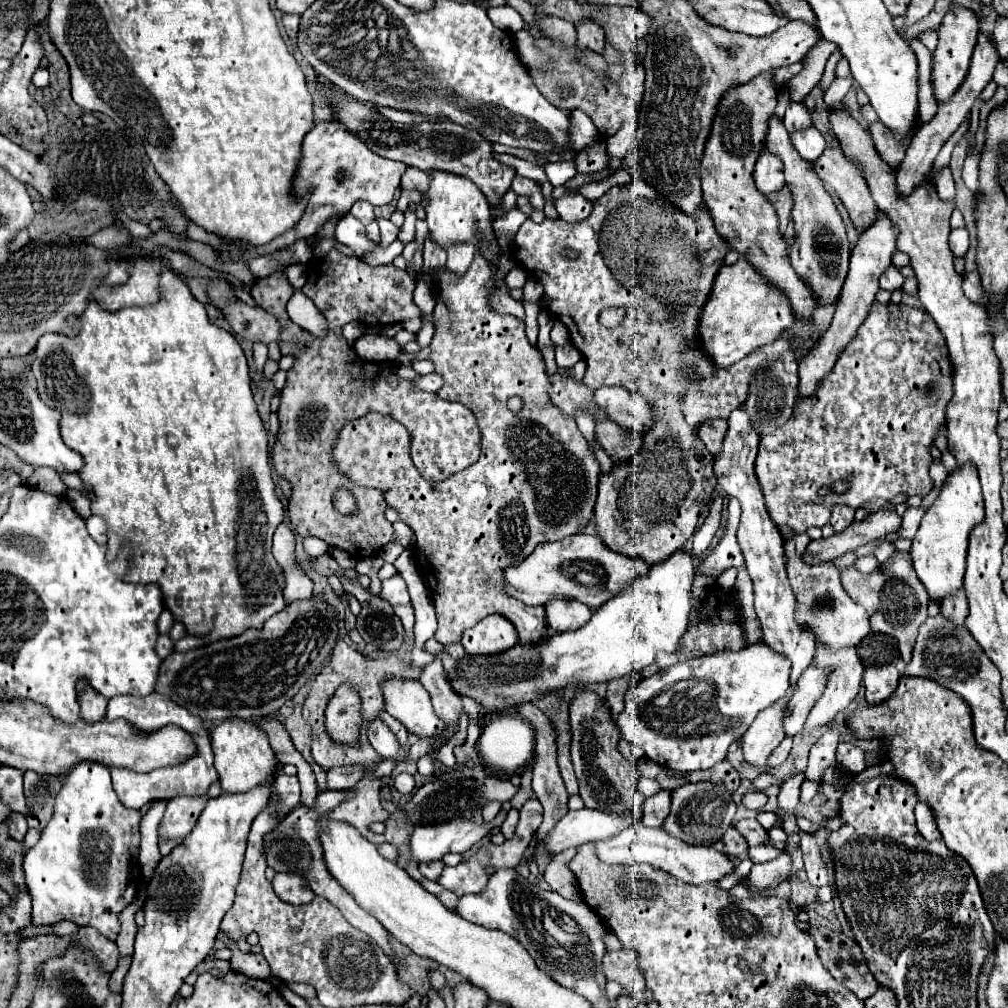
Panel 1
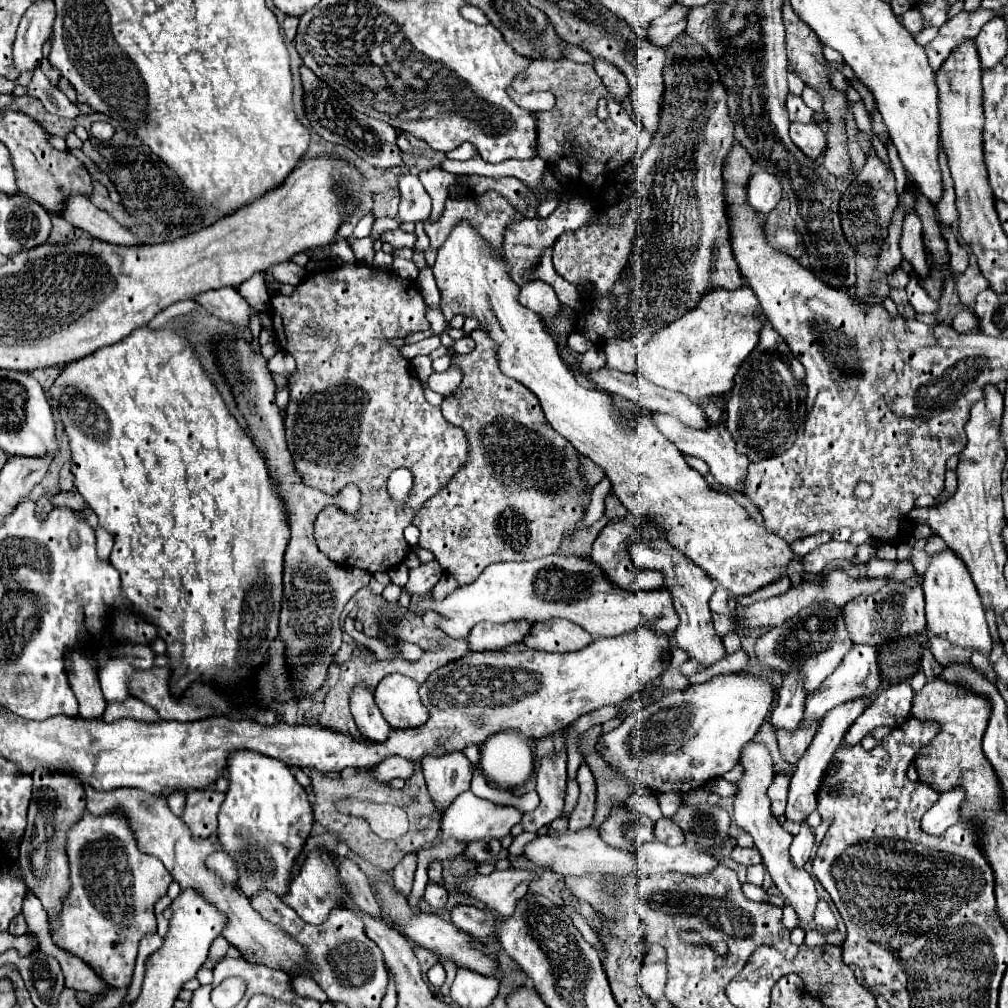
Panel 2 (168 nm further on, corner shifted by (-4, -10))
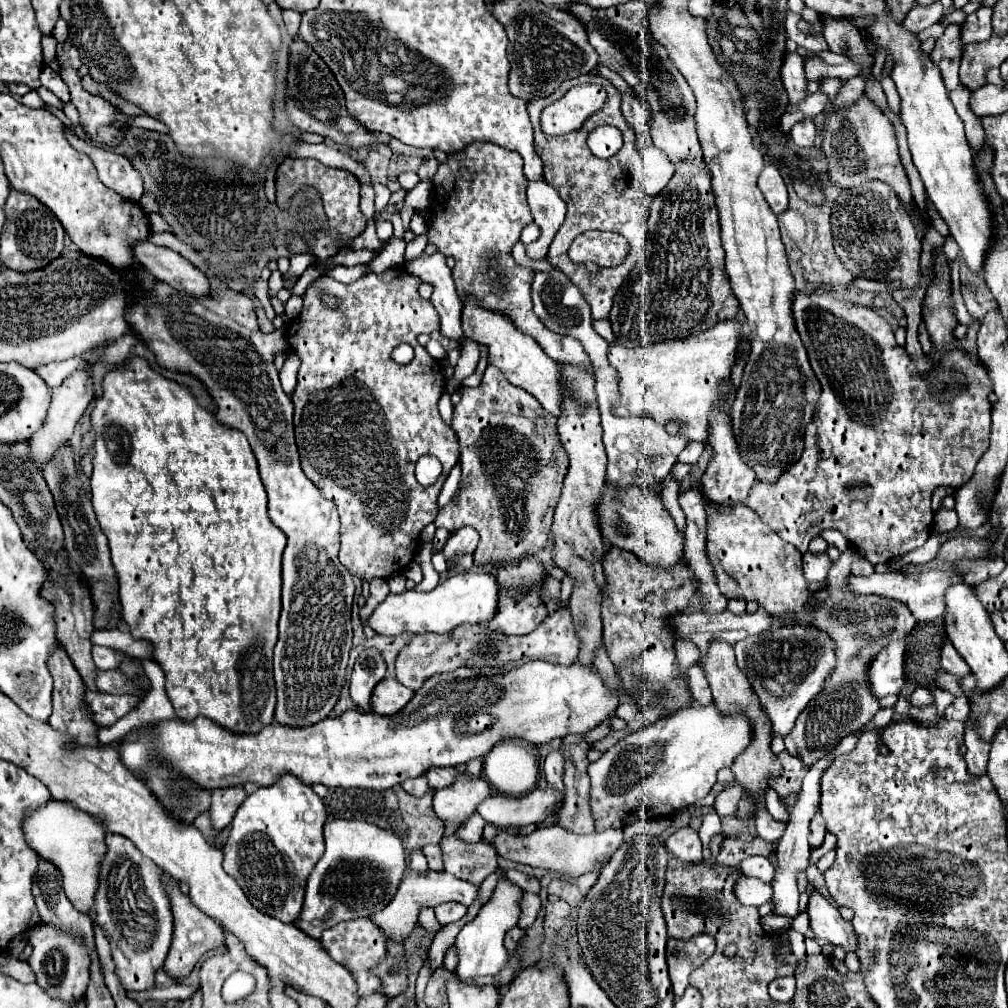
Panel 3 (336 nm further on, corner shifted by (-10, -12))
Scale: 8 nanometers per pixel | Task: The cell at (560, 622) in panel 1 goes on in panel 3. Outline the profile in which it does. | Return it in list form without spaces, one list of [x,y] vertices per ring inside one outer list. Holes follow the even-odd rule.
[[[561,605],[553,613],[549,613],[547,619],[533,633],[519,635],[519,637],[513,635],[509,637],[497,631],[489,631],[487,623],[463,623],[461,627],[455,627],[449,635],[427,633],[427,635],[411,637],[411,641],[397,655],[395,675],[405,687],[417,691],[421,689],[425,679],[467,665],[497,667],[503,671],[511,671],[511,667],[515,663],[521,663],[521,659],[529,659],[529,661],[541,659],[549,663],[569,665],[577,659],[577,653],[579,653],[579,639],[575,635],[571,613],[565,605]]]

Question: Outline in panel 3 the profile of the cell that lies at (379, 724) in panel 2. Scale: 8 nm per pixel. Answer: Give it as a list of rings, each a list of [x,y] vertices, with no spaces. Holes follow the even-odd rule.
[[[365,649],[359,653],[351,675],[351,697],[361,711],[371,711],[371,691],[387,675],[387,663],[377,649]]]

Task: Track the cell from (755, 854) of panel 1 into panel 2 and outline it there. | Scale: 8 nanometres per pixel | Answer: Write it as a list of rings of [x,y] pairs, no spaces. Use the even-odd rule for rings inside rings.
[[[749,865],[747,867],[747,881],[753,885],[761,885],[763,883],[763,875],[765,875],[765,867],[759,865]]]

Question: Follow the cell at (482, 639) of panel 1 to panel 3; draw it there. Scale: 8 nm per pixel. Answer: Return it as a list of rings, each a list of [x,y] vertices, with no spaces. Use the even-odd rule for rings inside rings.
[[[525,557],[517,565],[507,565],[503,569],[491,569],[489,571],[501,587],[501,607],[497,607],[497,617],[489,621],[489,629],[505,635],[525,635],[539,627],[539,623],[547,617],[547,607],[541,603],[541,597],[537,595],[537,587],[541,585],[541,579],[545,579],[547,571],[543,563],[537,561],[537,557]]]

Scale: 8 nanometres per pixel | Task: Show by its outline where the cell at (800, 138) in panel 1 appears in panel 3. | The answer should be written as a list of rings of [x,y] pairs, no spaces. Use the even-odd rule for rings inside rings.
[[[803,119],[793,125],[793,143],[797,147],[813,147],[815,141],[815,125],[811,119]]]

